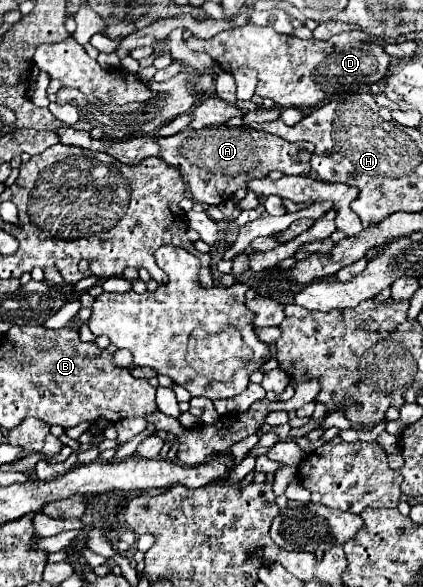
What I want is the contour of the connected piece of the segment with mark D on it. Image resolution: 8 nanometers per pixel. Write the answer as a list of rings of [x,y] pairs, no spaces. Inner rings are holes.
[[[247,23],[237,29],[221,31],[211,39],[189,37],[187,47],[209,53],[223,71],[235,73],[241,67],[257,71],[257,95],[273,99],[279,107],[309,109],[333,97],[355,93],[359,87],[377,83],[387,75],[391,65],[389,55],[383,47],[367,45],[363,39],[367,39],[363,31],[349,31],[333,35],[327,41],[305,41],[293,35],[281,35],[273,27]]]

